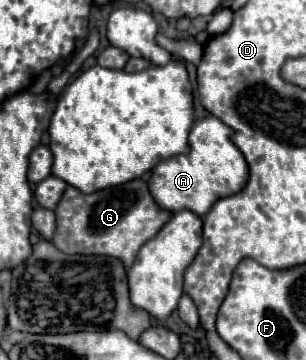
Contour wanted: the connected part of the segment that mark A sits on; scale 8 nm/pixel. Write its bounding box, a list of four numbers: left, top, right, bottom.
[149,115,249,217]

